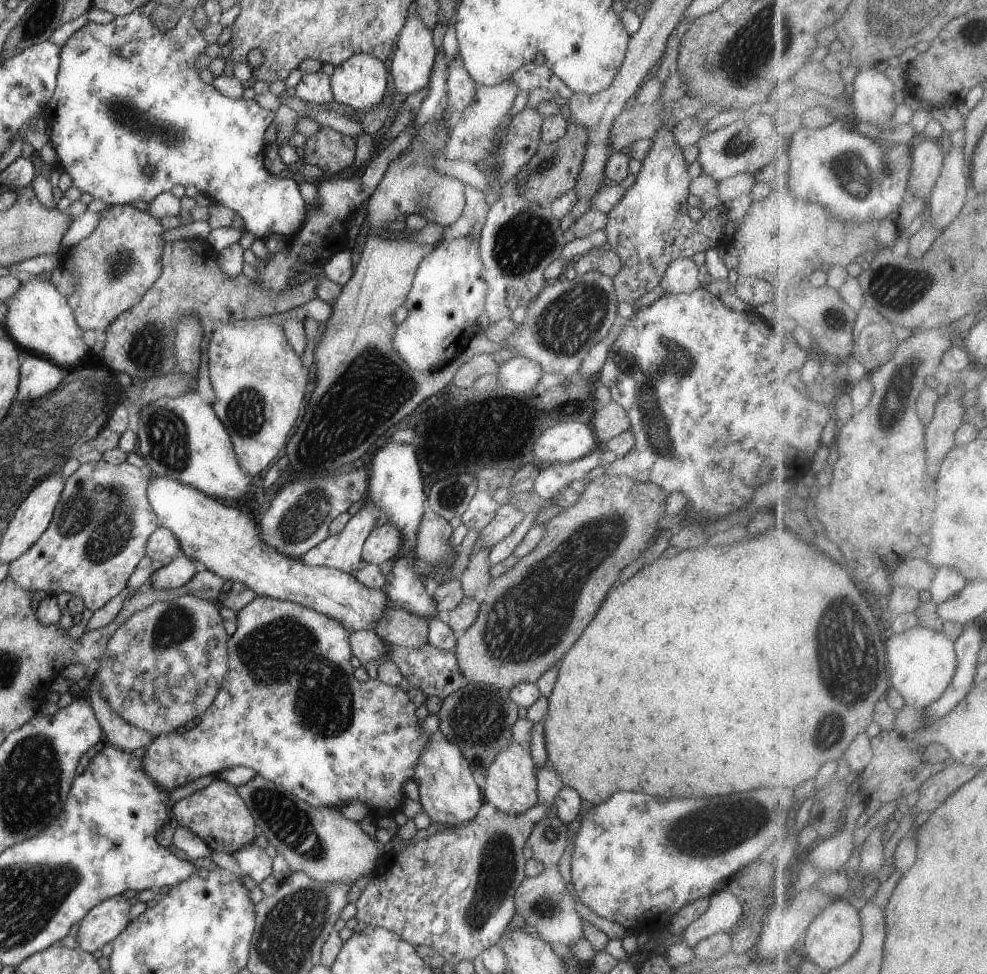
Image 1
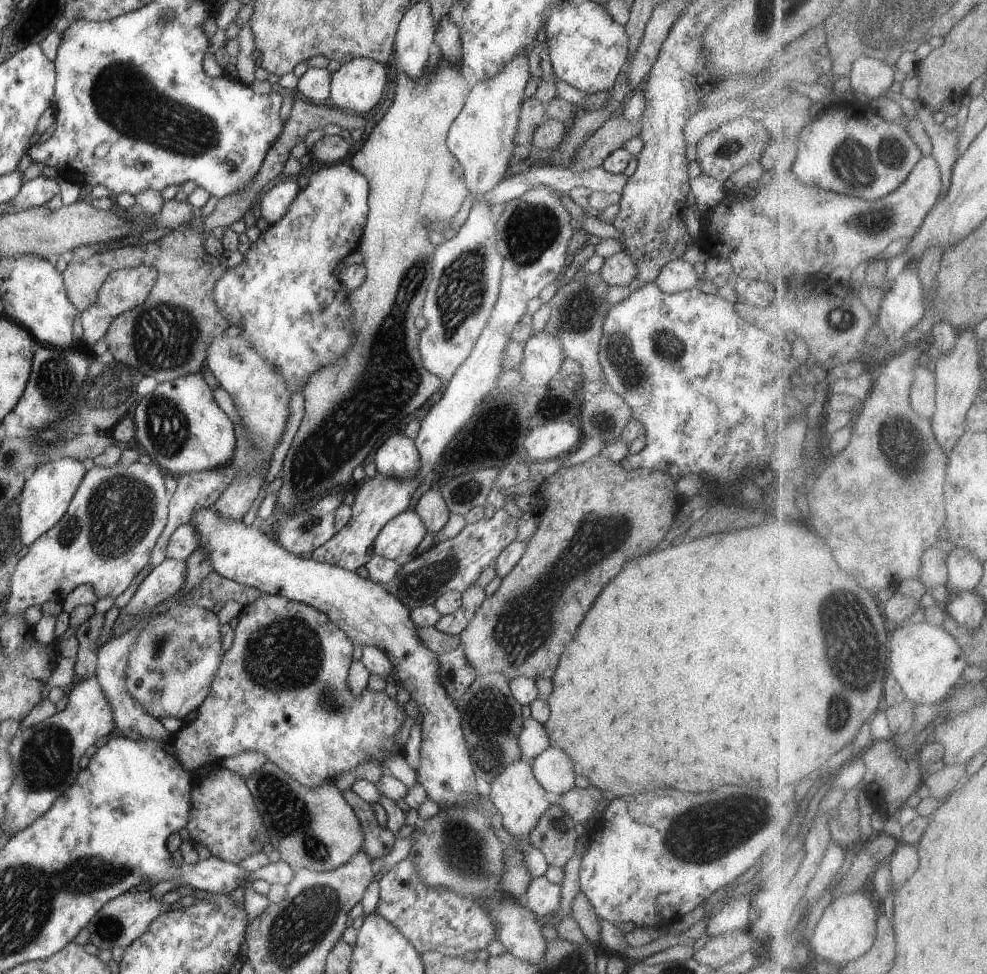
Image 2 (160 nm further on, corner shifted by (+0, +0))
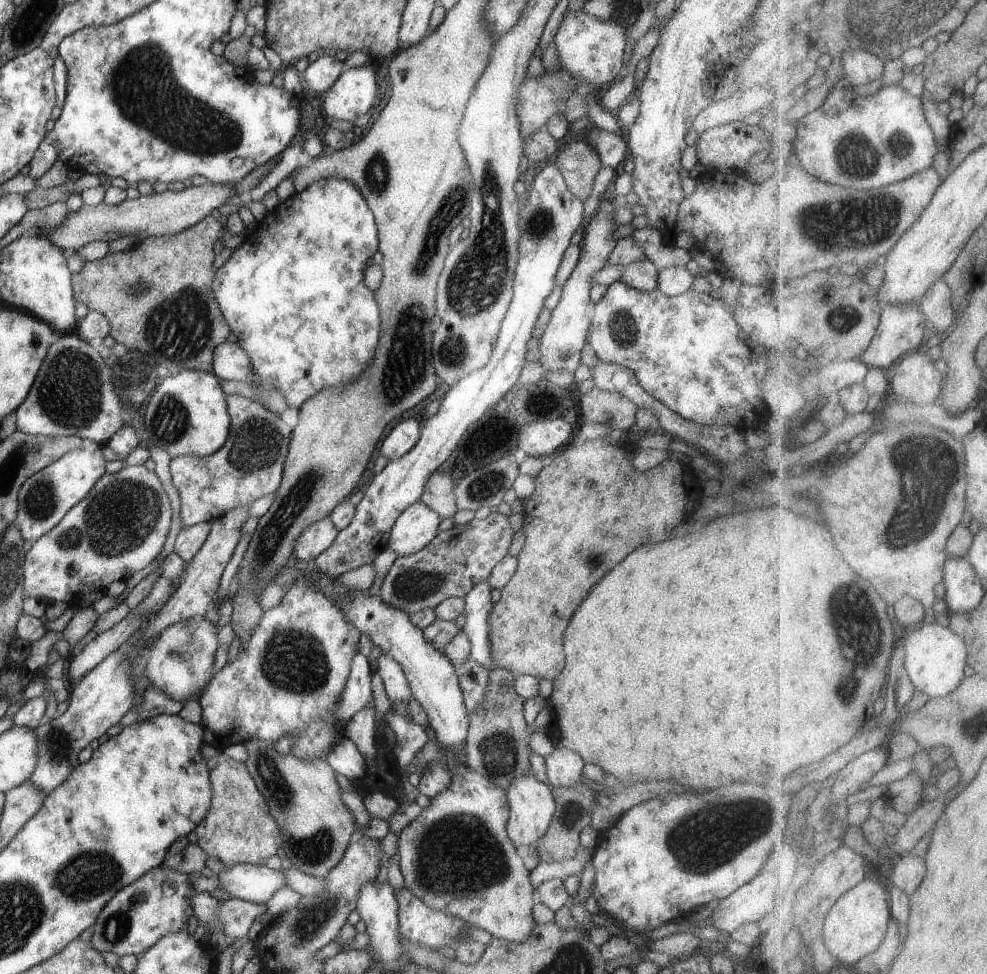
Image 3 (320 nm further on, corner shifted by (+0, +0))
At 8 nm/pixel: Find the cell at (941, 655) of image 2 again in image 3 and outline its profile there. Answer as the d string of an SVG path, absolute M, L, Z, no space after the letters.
M940 623L911 628L902 640L907 648L907 667L918 690L933 697L952 694L966 678L968 668L968 641L951 626Z

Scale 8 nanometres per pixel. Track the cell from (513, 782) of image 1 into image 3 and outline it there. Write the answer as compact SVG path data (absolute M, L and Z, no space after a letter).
M534 774L517 776L505 790L509 802L510 814L507 820L508 838L521 851L531 845L536 846L538 839L549 829L556 810L552 786L538 780Z

